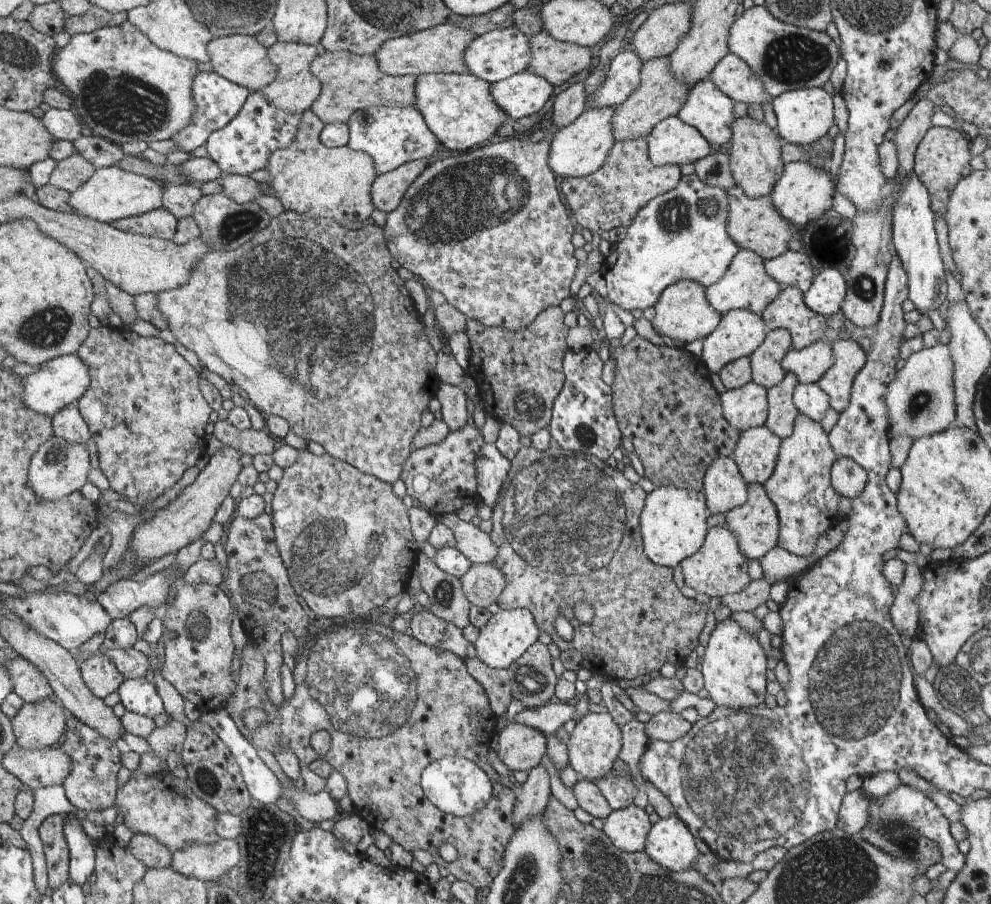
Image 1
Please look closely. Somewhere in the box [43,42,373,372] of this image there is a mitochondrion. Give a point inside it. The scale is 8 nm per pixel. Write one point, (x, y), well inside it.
(120, 104)

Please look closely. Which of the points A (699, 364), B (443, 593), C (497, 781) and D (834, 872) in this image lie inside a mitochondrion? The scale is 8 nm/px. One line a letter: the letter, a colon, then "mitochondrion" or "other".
A: other
B: mitochondrion
C: other
D: mitochondrion

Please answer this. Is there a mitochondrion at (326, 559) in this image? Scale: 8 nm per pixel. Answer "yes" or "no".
yes

